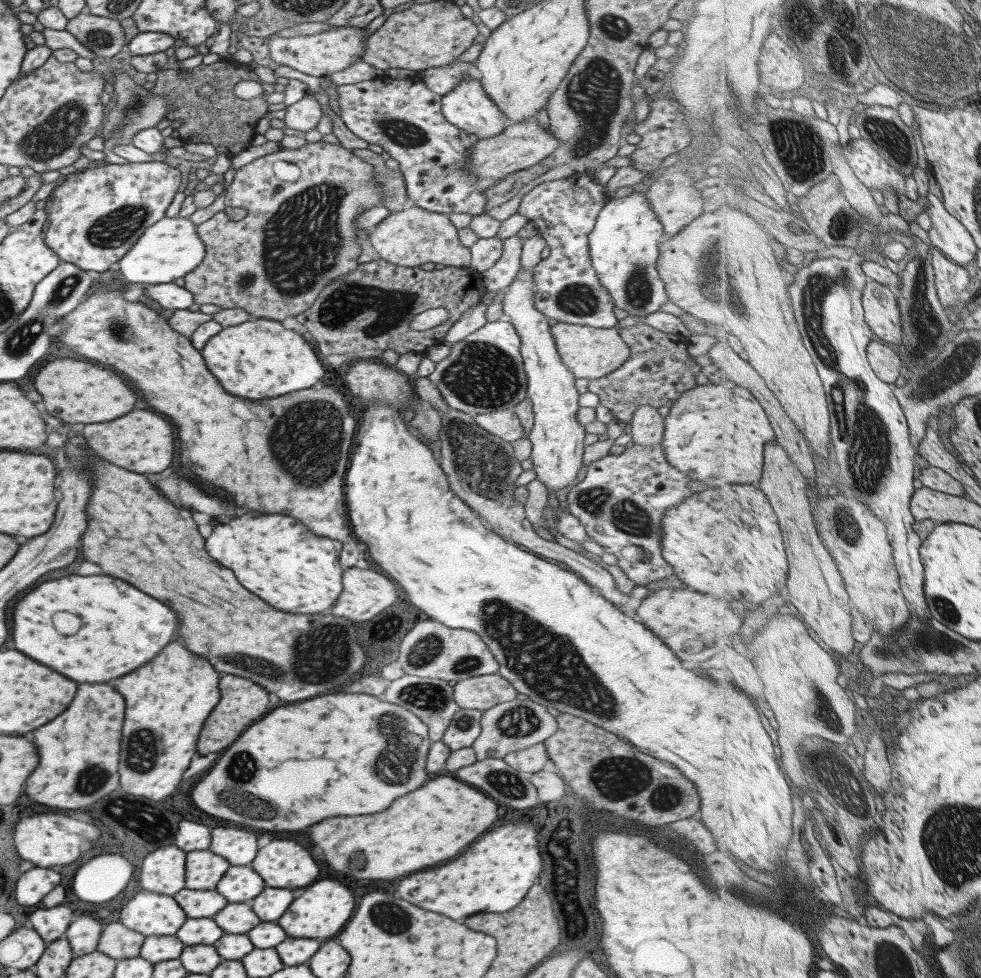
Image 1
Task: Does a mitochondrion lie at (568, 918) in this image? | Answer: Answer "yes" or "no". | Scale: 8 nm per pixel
no

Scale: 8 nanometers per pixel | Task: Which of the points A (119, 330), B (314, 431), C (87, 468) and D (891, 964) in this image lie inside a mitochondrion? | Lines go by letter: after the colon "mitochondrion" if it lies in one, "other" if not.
A: mitochondrion
B: mitochondrion
C: other
D: mitochondrion

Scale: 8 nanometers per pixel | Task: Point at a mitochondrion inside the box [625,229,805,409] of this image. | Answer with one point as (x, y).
(703, 278)

